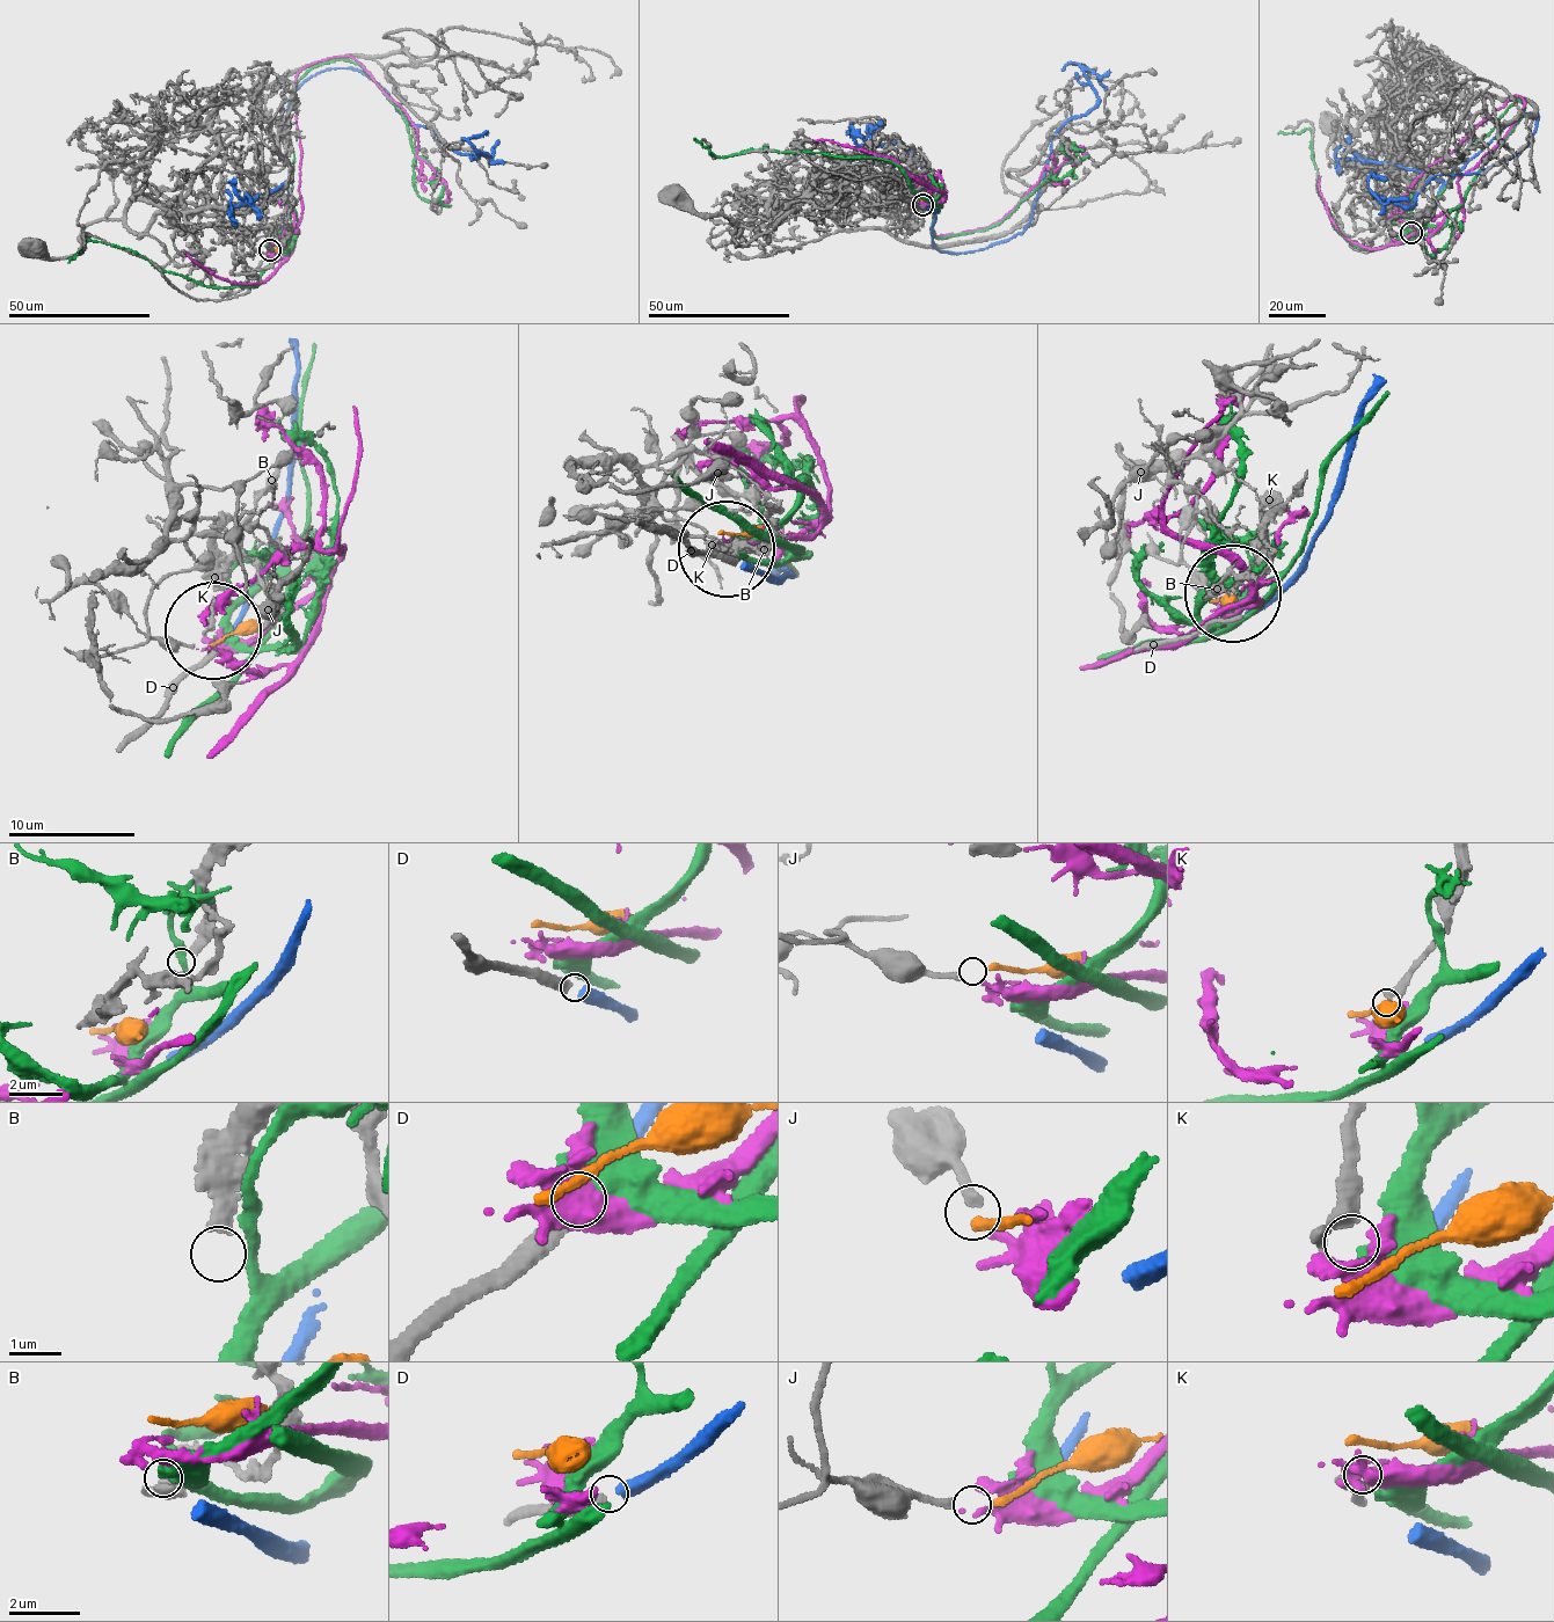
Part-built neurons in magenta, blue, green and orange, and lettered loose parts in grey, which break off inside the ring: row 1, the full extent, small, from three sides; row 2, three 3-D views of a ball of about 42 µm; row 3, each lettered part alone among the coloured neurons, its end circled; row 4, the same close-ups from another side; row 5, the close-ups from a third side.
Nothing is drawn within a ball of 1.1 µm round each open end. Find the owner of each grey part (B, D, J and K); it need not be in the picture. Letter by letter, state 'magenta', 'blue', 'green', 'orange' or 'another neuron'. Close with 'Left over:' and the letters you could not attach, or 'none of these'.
B: another neuron
D: blue
J: orange
K: magenta
Left over: B

